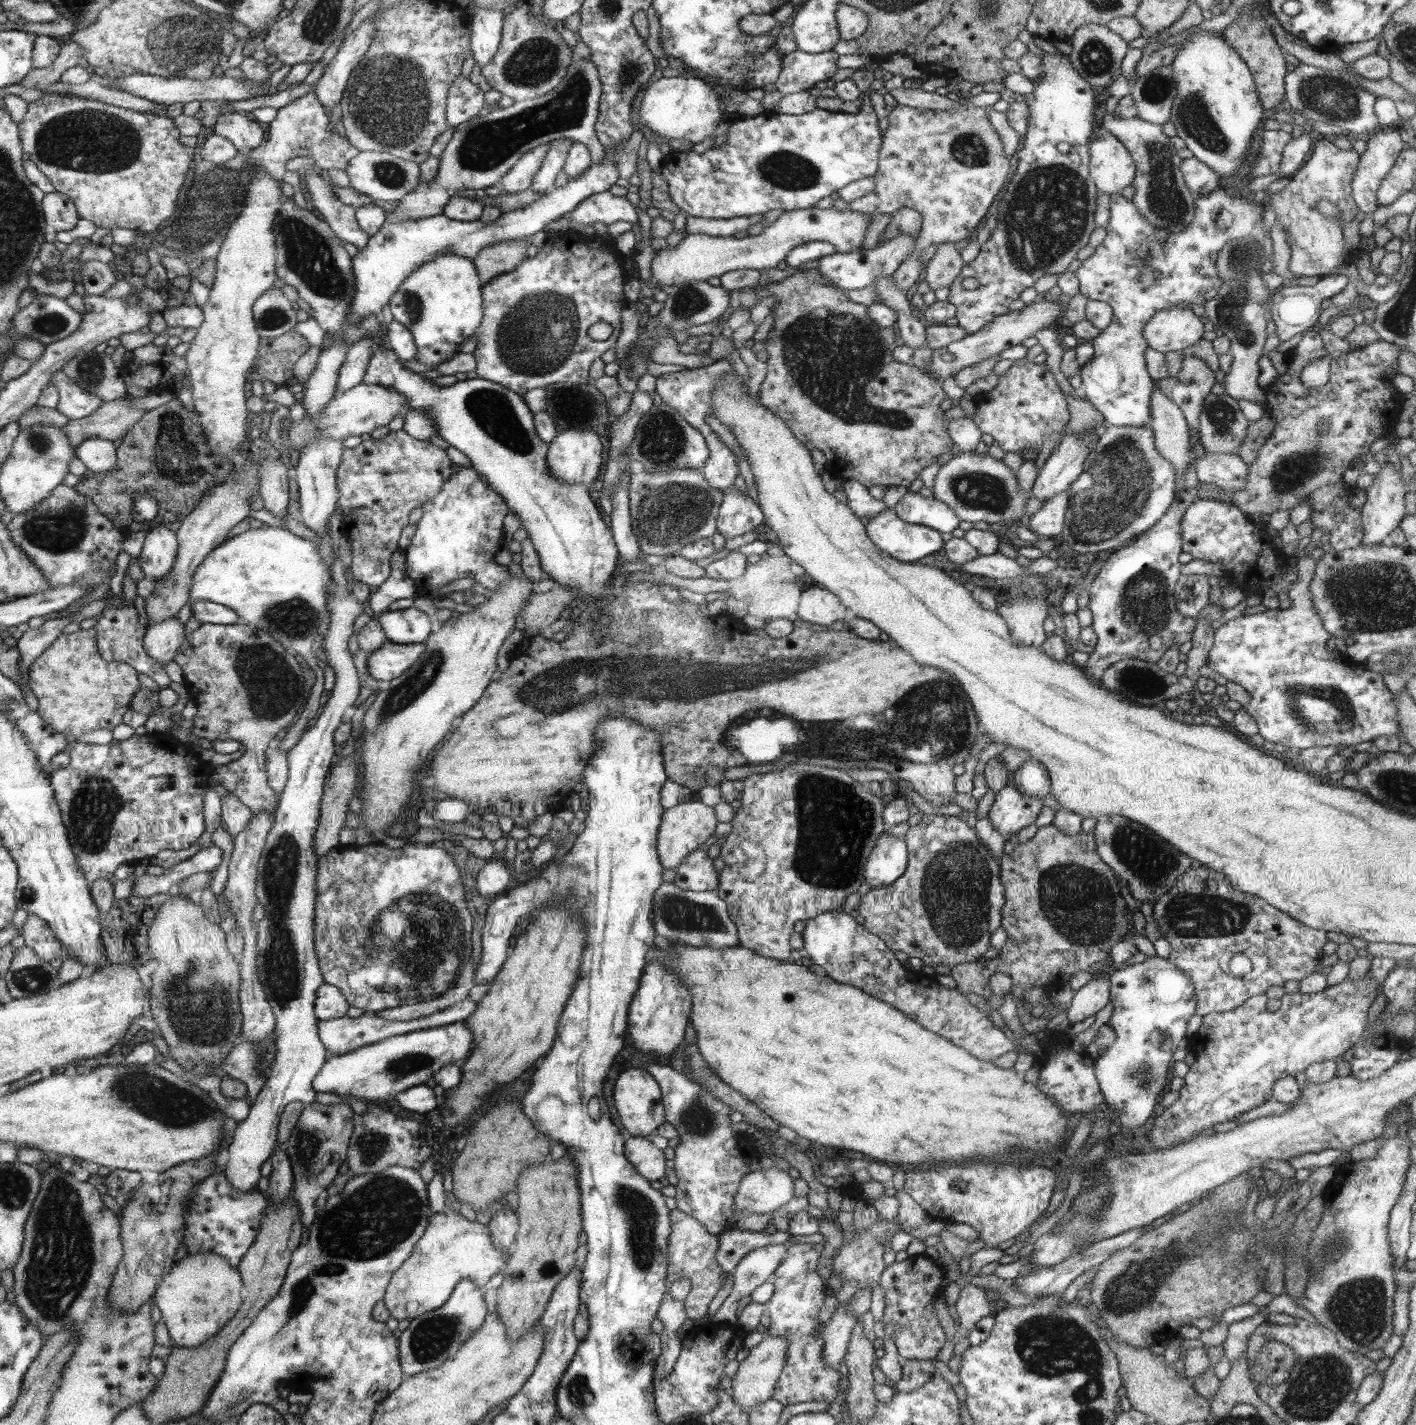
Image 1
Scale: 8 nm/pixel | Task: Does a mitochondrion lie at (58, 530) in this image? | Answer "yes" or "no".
yes

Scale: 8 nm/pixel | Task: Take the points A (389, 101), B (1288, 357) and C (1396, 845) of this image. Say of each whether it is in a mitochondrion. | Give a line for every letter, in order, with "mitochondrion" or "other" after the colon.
A: mitochondrion
B: other
C: other

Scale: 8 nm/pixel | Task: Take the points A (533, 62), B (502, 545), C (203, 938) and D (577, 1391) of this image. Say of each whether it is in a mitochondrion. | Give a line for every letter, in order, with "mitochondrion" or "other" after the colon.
A: mitochondrion
B: other
C: other
D: mitochondrion

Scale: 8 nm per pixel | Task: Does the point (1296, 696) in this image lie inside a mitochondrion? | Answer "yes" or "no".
yes

